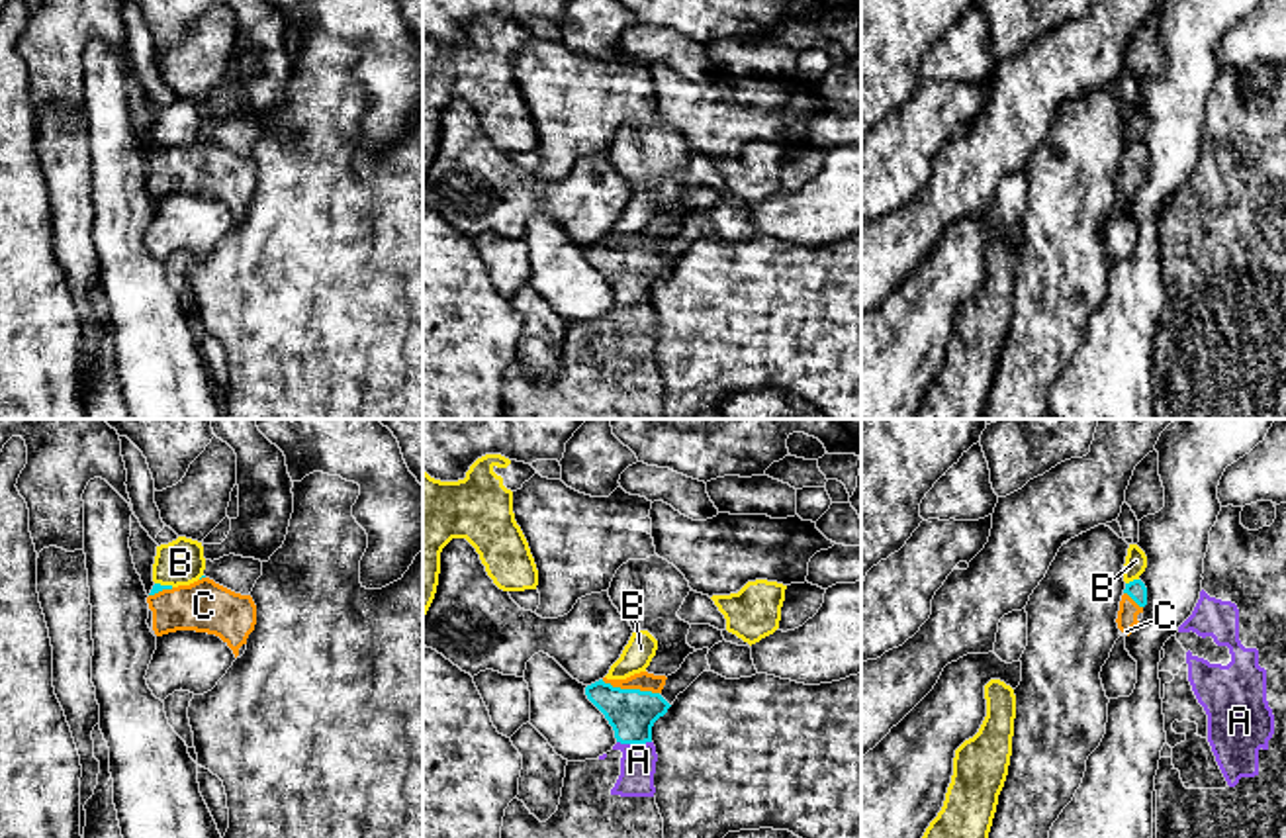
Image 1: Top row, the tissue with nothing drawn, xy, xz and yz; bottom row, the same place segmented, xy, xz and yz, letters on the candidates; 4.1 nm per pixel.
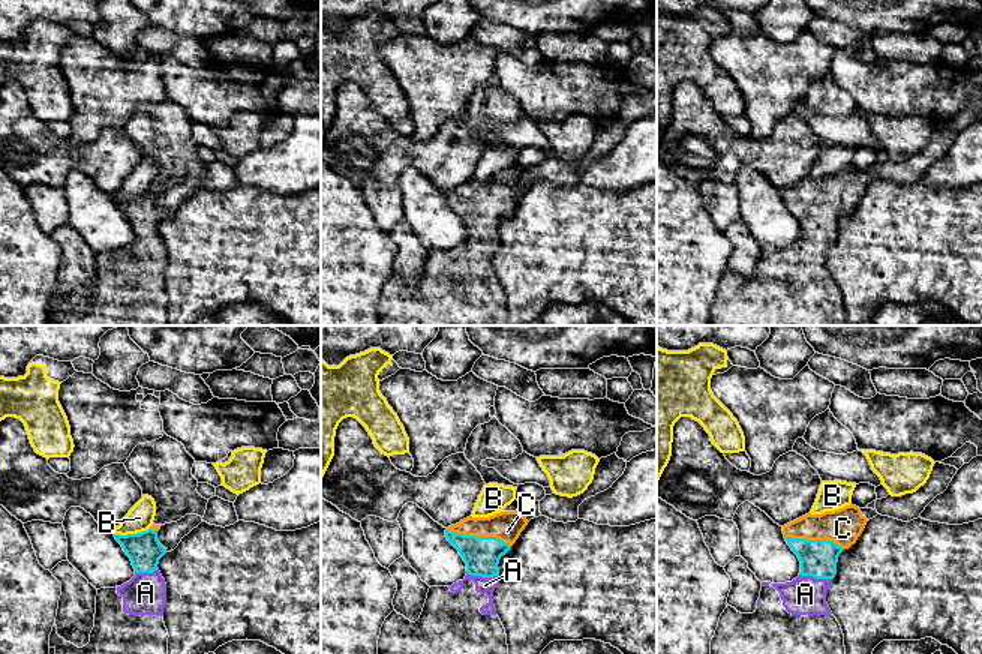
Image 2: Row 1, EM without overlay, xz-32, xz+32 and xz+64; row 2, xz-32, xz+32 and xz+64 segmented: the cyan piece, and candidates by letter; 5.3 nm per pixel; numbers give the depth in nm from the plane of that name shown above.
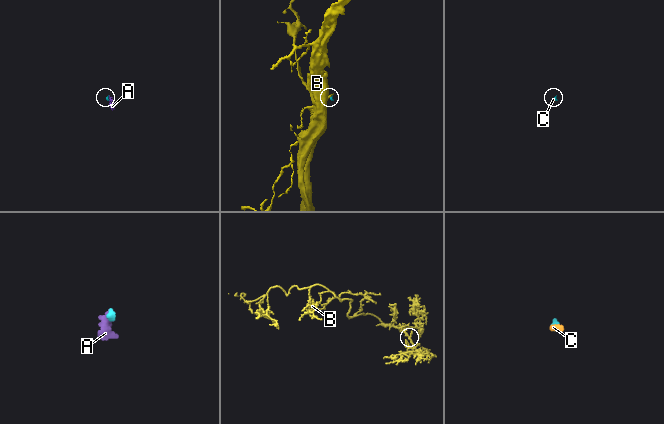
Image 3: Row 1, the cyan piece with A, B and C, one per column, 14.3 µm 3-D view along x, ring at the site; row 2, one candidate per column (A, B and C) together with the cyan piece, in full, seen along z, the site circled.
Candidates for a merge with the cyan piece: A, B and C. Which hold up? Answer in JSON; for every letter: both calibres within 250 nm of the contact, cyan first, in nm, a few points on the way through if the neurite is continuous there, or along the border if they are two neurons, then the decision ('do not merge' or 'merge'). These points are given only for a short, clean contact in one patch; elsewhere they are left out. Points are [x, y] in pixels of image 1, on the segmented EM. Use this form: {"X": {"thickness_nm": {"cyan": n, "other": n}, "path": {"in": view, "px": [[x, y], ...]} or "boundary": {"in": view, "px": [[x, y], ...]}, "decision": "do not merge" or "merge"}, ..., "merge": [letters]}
{"A": {"thickness_nm": {"cyan": 200, "other": 140}, "decision": "merge"}, "B": {"thickness_nm": {"cyan": 80, "other": 90}, "boundary": {"in": "yz", "px": [[1138, 578], [1126, 584]]}, "decision": "do not merge"}, "C": {"thickness_nm": {"cyan": 200, "other": 80}, "path": {"in": "xz", "px": [[631, 713], [631, 690], [644, 682]]}, "decision": "merge"}, "merge": ["A", "C"]}

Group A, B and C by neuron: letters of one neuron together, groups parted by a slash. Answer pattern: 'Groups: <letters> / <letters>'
Groups: A C / B

